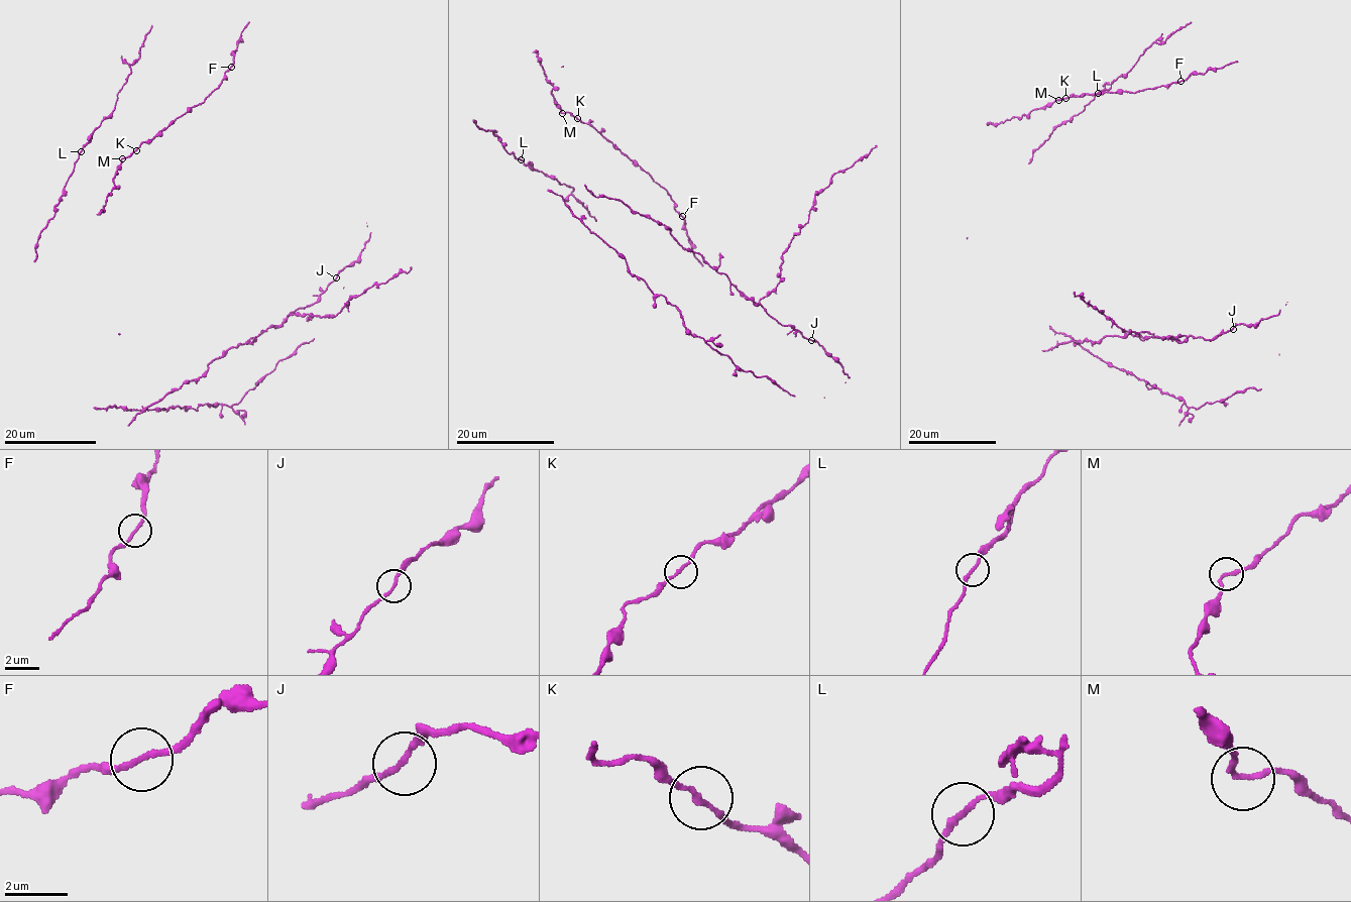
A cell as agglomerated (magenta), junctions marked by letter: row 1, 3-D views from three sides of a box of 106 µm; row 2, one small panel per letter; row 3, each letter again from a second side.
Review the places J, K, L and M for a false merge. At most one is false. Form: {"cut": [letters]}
{"cut": []}

